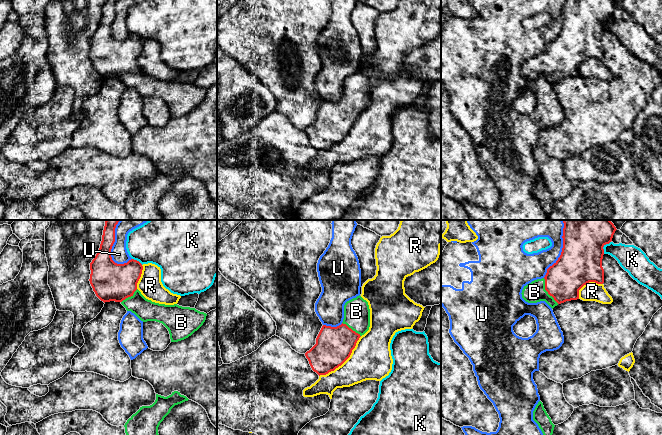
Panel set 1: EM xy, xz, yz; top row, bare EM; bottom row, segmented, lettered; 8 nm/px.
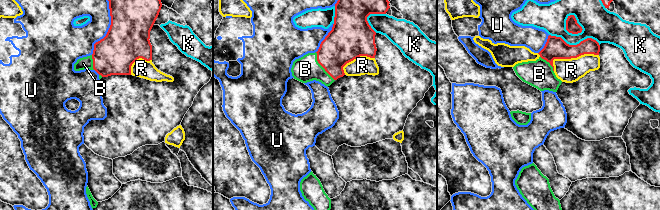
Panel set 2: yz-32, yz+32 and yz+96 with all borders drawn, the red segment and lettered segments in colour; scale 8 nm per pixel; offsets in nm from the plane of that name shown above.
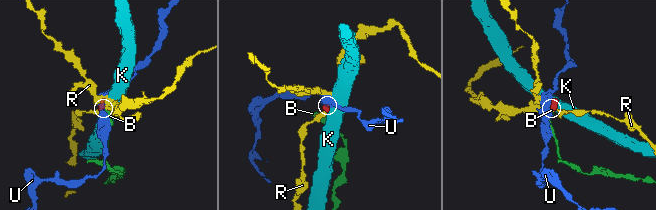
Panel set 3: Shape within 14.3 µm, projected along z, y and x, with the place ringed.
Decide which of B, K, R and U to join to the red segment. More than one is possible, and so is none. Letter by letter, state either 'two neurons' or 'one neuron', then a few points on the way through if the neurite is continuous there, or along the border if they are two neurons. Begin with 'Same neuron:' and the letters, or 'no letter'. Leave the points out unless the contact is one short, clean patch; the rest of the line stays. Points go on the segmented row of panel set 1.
Same neuron: B
B: one neuron | across yz (563, 280), (554, 289), (546, 290), (534, 292)
K: two neurons
R: two neurons
U: two neurons

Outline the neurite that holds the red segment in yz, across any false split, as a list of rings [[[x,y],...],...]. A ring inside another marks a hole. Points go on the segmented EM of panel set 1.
[[[562,220],[563,248],[558,260],[547,269],[544,278],[524,286],[522,298],[528,303],[545,301],[552,309],[566,301],[579,299],[579,290],[589,282],[604,283],[603,247],[617,230],[610,220]]]

